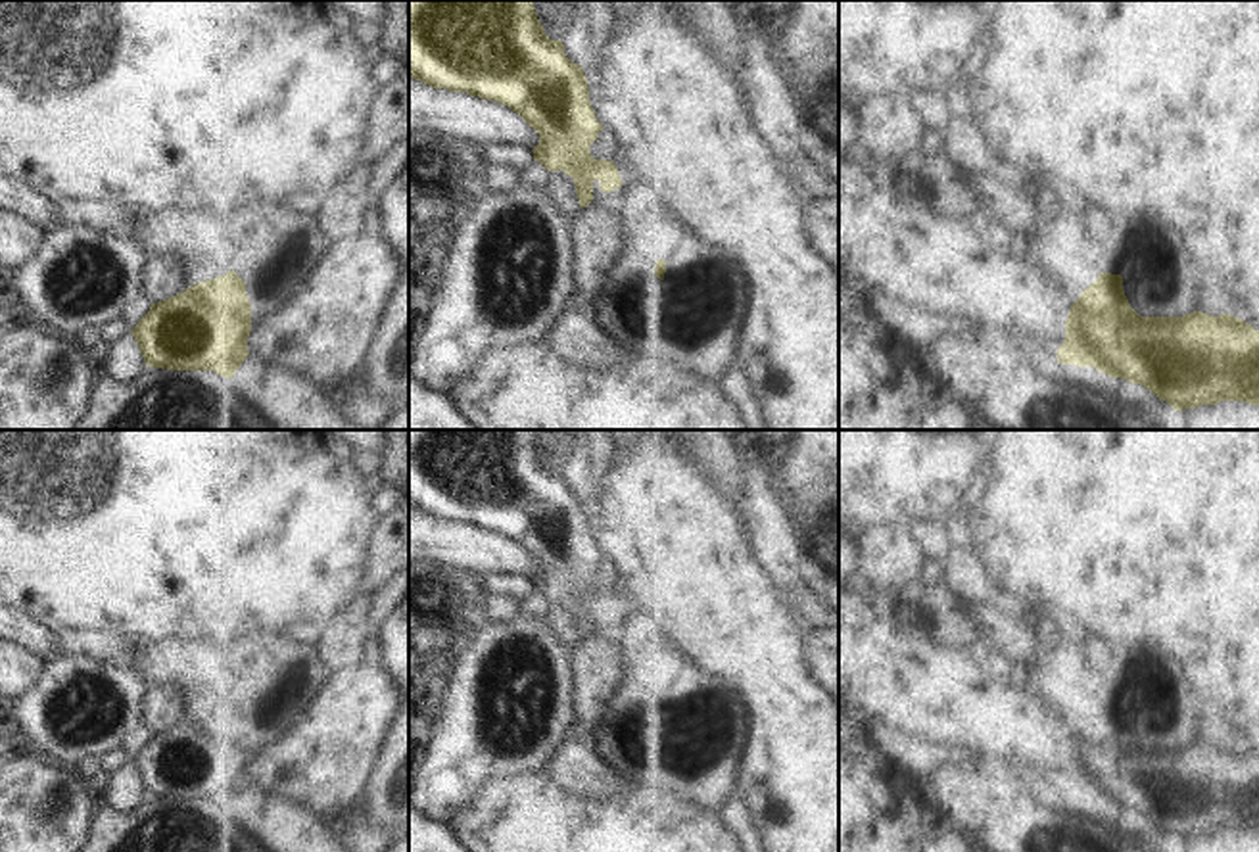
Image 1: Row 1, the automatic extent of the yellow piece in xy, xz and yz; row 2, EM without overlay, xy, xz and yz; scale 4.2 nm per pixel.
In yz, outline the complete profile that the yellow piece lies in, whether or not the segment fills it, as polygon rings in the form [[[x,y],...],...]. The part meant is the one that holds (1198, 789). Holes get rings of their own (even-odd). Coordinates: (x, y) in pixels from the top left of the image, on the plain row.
[[[1100,702],[1071,735],[1057,793],[1094,796],[1148,817],[1175,840],[1246,831],[1259,835],[1259,760],[1232,745],[1201,741],[1184,746],[1140,746],[1123,720],[1123,706]]]

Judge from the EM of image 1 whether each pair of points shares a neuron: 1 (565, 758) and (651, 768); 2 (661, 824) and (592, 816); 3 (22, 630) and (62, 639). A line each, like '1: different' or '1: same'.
1: different
2: same
3: different

